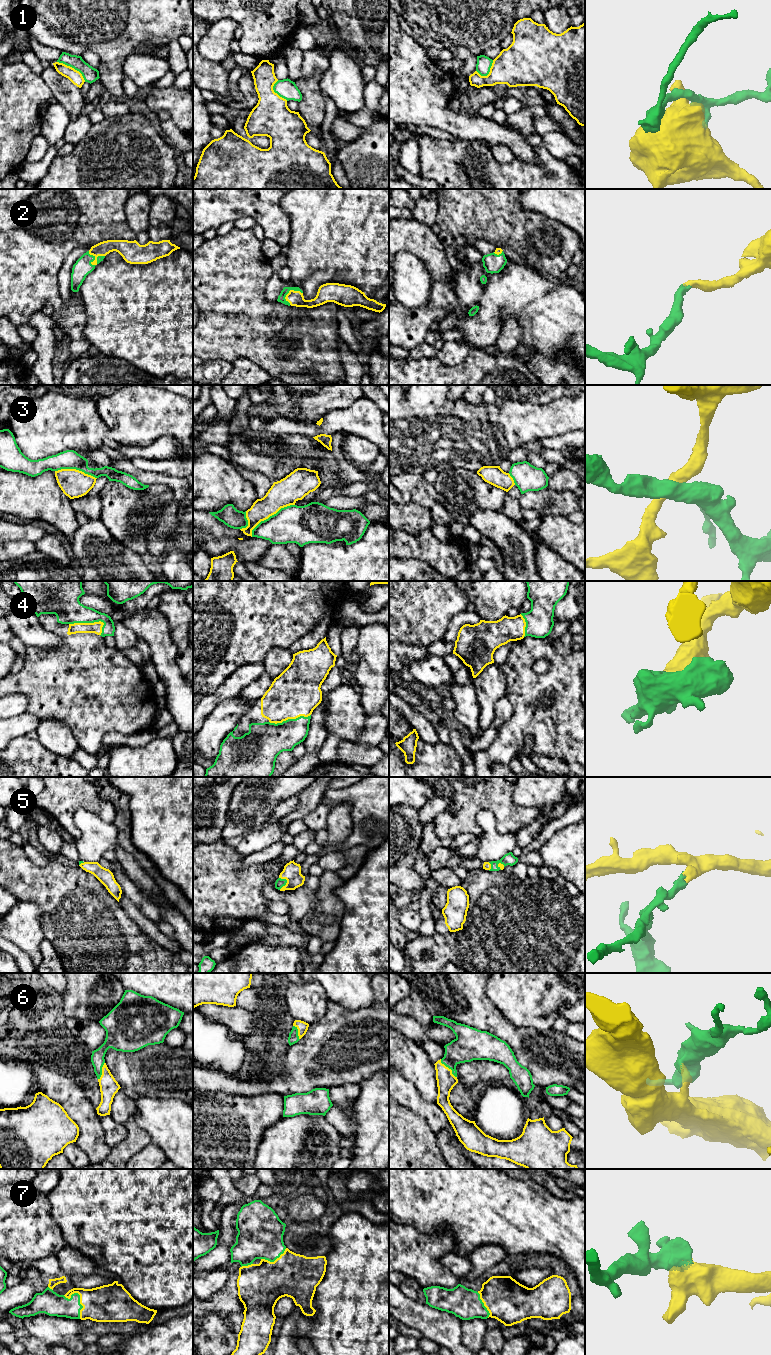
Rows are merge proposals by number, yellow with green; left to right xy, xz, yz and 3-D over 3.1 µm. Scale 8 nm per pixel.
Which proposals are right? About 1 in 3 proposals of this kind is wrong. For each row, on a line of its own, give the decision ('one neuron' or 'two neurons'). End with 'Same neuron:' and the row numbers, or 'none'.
1: two neurons
2: one neuron
3: two neurons
4: one neuron
5: one neuron
6: one neuron
7: one neuron
Same neuron: 2, 4, 5, 6, 7

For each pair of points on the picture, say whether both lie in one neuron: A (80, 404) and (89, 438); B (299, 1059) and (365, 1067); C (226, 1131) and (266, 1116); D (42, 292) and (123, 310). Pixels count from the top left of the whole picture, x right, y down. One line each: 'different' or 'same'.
A: same
B: same
C: same
D: different

